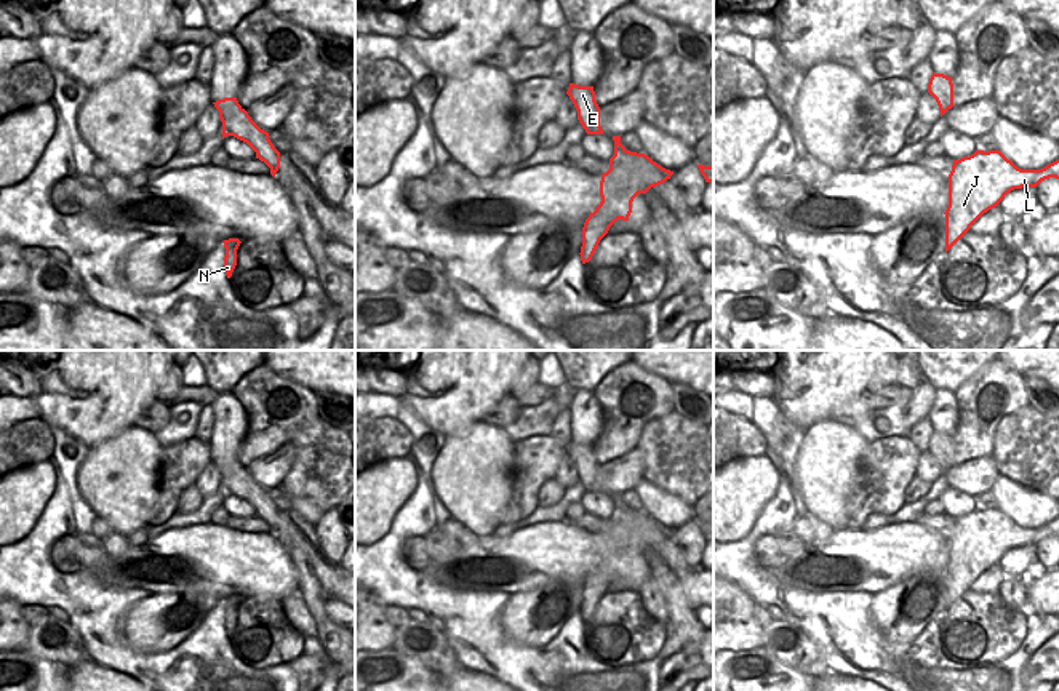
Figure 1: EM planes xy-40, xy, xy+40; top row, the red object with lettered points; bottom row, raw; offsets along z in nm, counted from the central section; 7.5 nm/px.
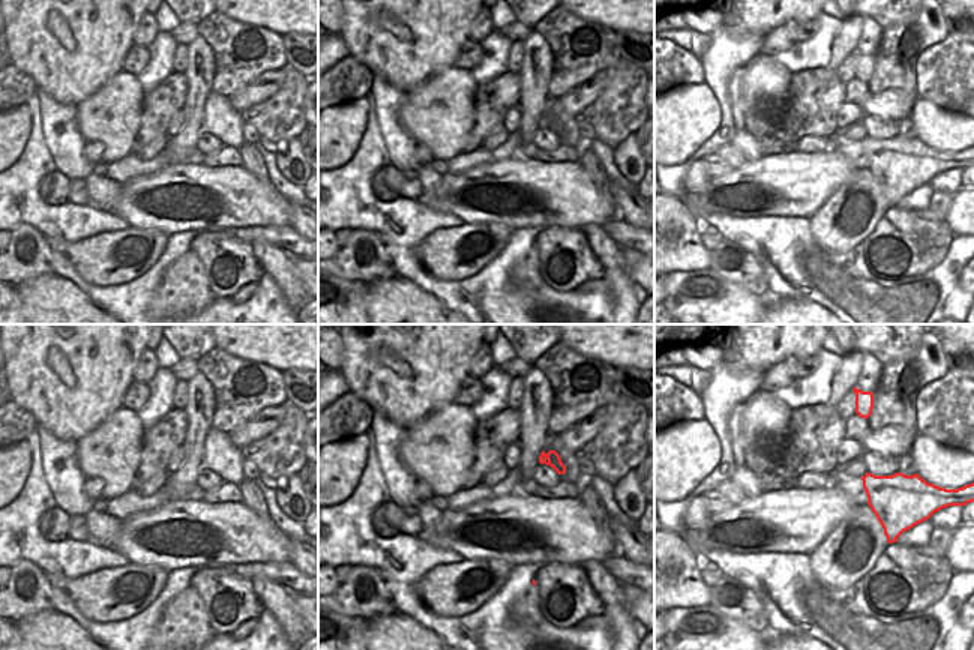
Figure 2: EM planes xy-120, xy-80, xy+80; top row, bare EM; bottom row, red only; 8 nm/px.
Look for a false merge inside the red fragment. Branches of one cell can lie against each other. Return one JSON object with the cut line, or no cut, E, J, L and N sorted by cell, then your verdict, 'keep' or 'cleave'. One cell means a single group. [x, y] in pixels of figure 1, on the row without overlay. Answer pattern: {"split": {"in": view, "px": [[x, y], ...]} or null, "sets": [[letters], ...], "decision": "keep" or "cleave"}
{"split": {"in": "xy", "px": [[615, 507], [624, 509]]}, "sets": [["E"], ["J", "L", "N"]], "decision": "cleave"}

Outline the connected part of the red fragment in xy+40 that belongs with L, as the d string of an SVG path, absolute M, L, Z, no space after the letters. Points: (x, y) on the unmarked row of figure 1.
M976 509L953 518L949 533L949 565L945 568L945 611L971 584L1014 547L1037 545L1041 539L1059 537L1059 518L1041 528L1021 528L1000 509Z

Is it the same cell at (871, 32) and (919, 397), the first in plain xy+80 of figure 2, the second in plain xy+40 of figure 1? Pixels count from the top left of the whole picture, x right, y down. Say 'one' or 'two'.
two

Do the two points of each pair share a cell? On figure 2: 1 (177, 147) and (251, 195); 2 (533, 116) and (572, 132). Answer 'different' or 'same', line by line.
1: different
2: different

